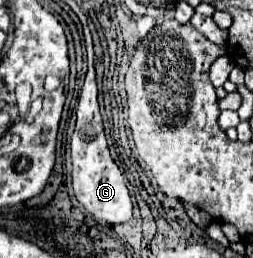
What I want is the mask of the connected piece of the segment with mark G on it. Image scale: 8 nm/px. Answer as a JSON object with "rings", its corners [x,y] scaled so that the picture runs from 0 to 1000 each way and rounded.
{"rings":[[[348,267],[348,291],[332,306],[332,329],[324,329],[324,353],[308,376],[300,500],[277,539],[285,647],[292,647],[285,655],[285,717],[292,717],[292,756],[300,756],[308,787],[379,857],[419,857],[419,864],[451,872],[451,864],[490,864],[490,857],[522,849],[522,779],[514,779],[490,671],[466,655],[466,640],[435,609],[379,376],[387,376],[387,345],[379,345],[372,267]]]}

